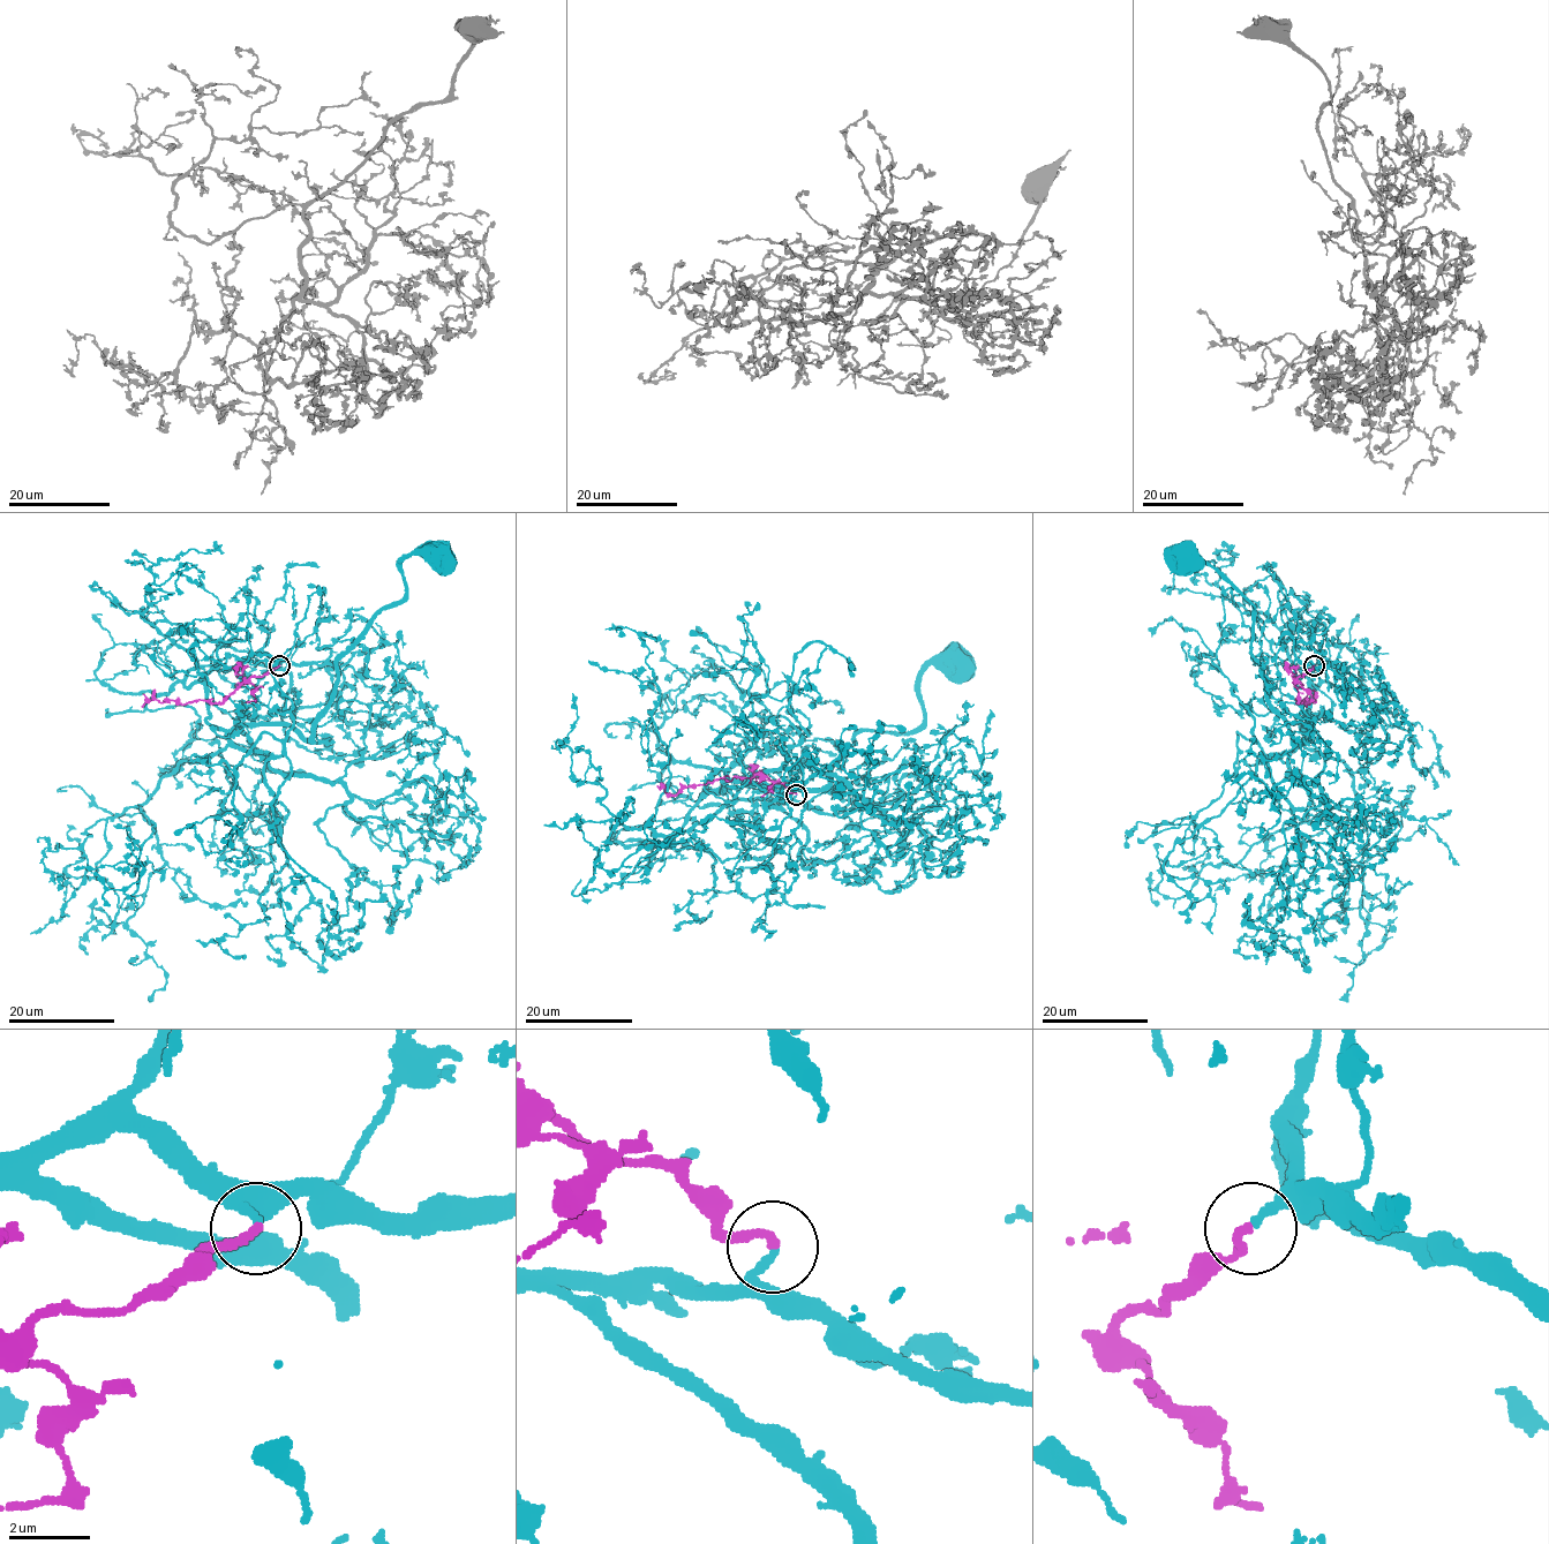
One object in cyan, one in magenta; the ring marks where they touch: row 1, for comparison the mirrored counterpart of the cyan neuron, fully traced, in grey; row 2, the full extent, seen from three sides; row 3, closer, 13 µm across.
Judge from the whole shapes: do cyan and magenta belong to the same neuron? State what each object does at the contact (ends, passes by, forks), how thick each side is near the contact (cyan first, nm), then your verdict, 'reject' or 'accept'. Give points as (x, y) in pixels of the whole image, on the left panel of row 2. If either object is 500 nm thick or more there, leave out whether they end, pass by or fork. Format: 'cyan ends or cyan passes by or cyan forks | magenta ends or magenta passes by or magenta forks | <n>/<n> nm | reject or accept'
cyan ends | magenta ends | 200/200 nm | accept

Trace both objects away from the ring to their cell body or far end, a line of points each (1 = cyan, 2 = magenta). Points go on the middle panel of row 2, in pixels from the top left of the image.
1: (796, 795), (716, 790), (730, 781), (820, 789), (858, 732), (914, 731), (924, 717), (922, 673), (955, 662)
2: (796, 795), (765, 777), (714, 780), (683, 786), (671, 795), (658, 785)

